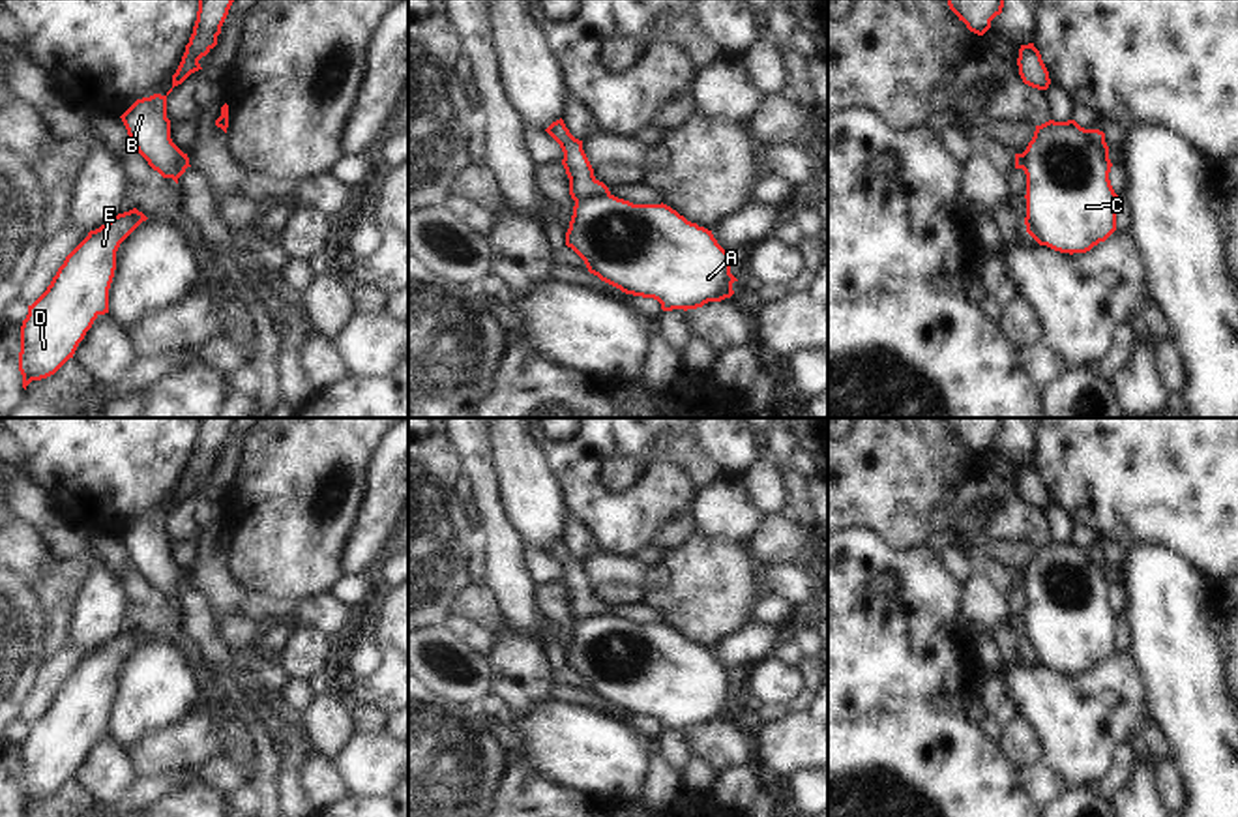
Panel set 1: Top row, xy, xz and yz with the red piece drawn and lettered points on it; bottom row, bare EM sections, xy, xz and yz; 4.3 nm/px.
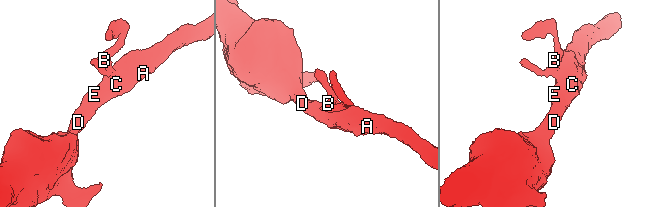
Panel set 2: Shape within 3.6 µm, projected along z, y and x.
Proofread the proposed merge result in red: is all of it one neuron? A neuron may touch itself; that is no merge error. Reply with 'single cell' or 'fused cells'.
fused cells

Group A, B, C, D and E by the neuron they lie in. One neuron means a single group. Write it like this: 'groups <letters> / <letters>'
groups A C D E / B

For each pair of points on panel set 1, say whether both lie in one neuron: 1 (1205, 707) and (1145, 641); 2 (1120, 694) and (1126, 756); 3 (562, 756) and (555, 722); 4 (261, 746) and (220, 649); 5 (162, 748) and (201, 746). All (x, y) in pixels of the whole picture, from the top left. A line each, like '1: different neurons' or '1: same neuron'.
1: same neuron
2: different neurons
3: same neuron
4: same neuron
5: same neuron

